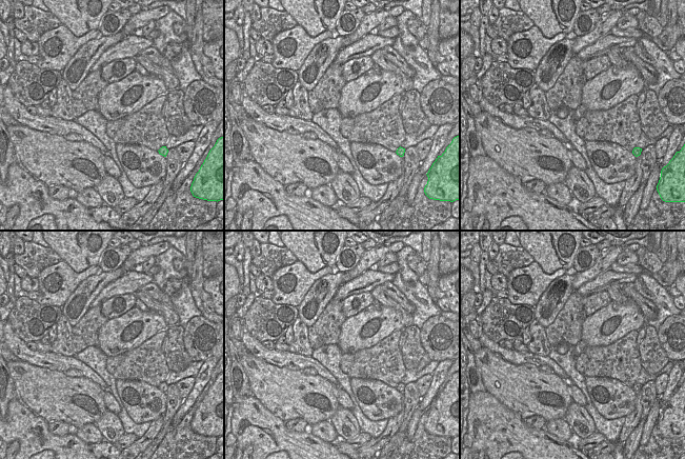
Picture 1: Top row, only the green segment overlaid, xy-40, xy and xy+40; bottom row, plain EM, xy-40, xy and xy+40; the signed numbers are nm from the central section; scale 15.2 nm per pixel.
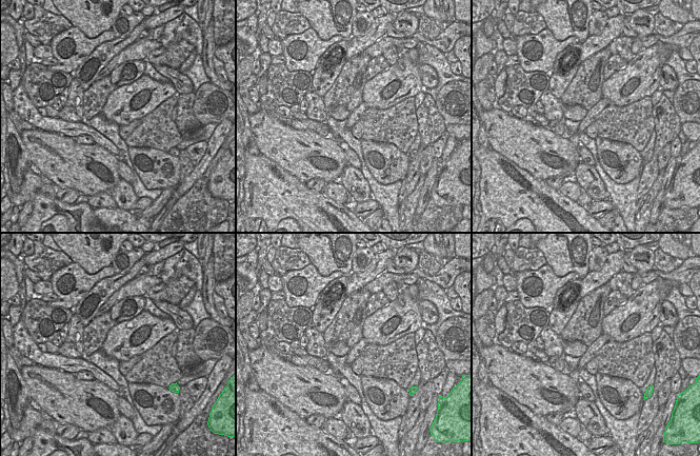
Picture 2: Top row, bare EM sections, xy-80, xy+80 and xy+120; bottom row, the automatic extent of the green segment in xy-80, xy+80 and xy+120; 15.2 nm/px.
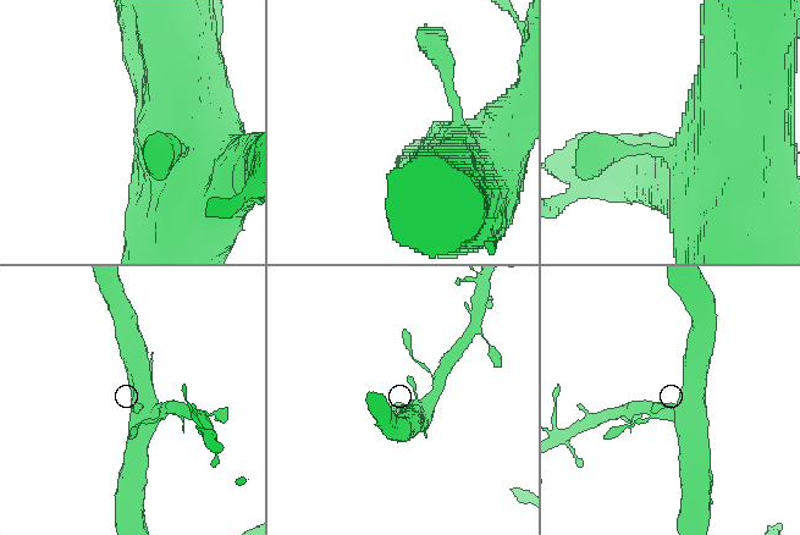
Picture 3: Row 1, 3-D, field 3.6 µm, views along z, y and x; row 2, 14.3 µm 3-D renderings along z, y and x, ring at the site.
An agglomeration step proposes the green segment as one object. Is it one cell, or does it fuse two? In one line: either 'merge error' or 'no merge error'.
no merge error

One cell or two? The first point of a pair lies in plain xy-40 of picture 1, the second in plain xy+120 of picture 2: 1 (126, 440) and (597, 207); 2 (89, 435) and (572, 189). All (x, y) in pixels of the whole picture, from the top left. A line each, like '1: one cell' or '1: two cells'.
1: one cell
2: one cell

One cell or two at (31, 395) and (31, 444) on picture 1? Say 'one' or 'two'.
two

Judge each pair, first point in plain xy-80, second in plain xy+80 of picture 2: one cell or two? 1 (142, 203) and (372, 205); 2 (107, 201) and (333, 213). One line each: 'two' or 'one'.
1: one
2: two

